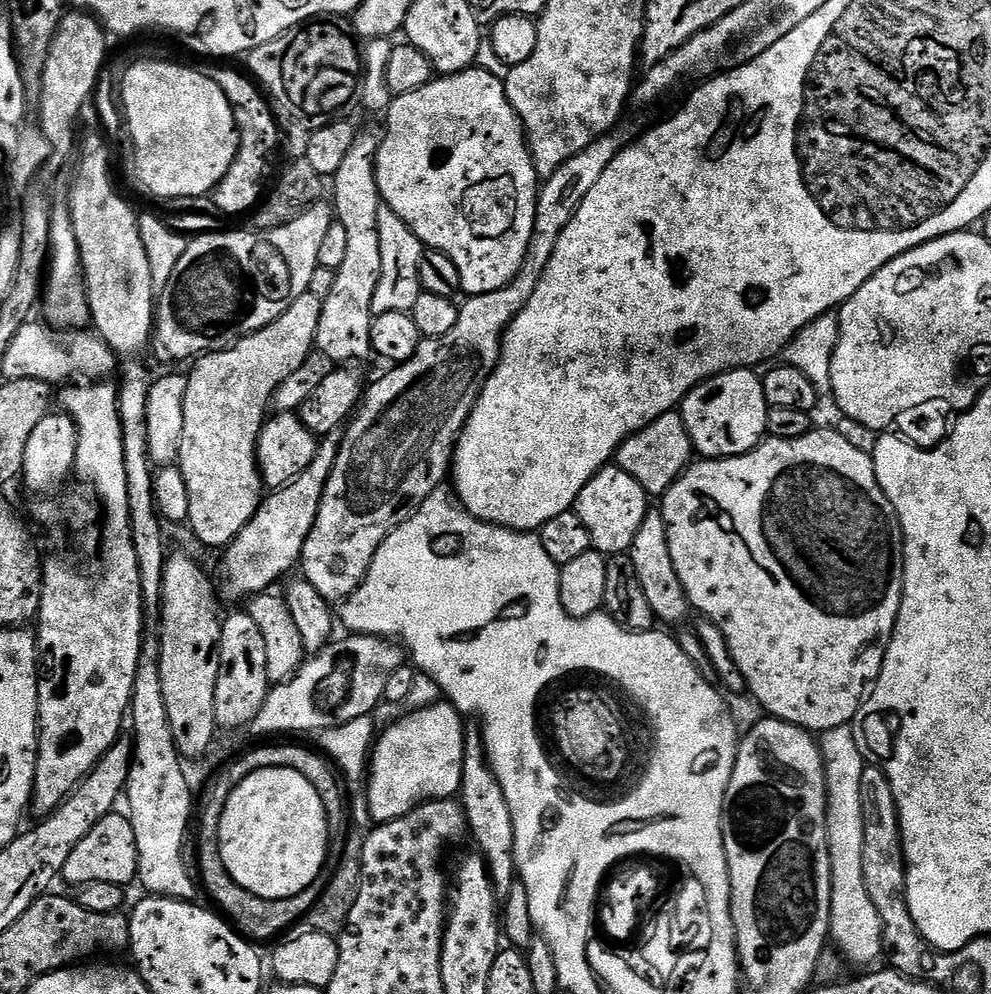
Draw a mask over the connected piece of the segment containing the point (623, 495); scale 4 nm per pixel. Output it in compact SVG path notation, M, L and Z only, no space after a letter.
M618 466L604 468L597 476L590 478L578 494L574 511L582 518L582 526L586 526L586 534L590 534L592 547L611 558L627 553L634 542L634 534L638 534L638 526L642 526L642 518L650 510L650 497L626 470Z

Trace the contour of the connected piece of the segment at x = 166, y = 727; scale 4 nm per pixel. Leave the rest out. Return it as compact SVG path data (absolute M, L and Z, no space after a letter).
M154 634L145 635L141 641L139 668L132 691L130 728L131 724L136 731L136 740L132 769L128 771L126 815L134 826L138 846L138 884L145 888L145 893L154 896L195 901L196 884L184 865L184 839L188 836L188 823L194 820L194 792L192 796L182 757L171 732L170 717L162 696L160 639Z

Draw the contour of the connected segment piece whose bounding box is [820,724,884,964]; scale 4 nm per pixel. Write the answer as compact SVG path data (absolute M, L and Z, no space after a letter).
M851 725L836 726L820 738L827 775L827 840L830 855L836 856L836 872L831 874L830 940L852 964L872 964L881 959L884 950L882 918L866 894L866 878L862 878L862 770L866 767L858 750Z

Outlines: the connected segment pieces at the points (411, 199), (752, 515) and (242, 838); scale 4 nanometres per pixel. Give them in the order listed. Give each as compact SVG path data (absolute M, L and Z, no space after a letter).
M475 66L464 72L456 72L452 76L440 76L434 78L422 90L414 90L414 94L402 94L395 97L386 113L388 129L382 132L380 148L376 151L376 181L380 191L380 199L423 243L425 249L434 252L445 252L458 266L458 278L460 279L460 290L468 296L478 294L490 294L494 290L502 290L502 286L516 277L522 262L526 258L526 250L530 246L530 238L534 230L534 214L536 213L536 197L538 195L538 177L536 167L532 161L532 155L528 149L528 141L524 139L524 127L515 110L510 106L506 98L504 81L494 78L486 70Z
M813 430L793 440L765 439L753 452L747 452L744 456L731 456L725 460L704 458L699 462L685 468L662 497L670 558L689 605L695 611L697 608L703 619L714 622L714 626L722 630L730 654L742 678L746 678L750 696L768 711L765 713L769 717L808 726L819 714L820 704L859 705L880 676L884 652L888 649L898 618L904 585L904 537L900 535L900 523L894 506L886 498L882 486L878 486L871 455L850 446L850 442L846 442L846 438L834 430Z
M263 768L247 776L230 794L222 810L222 822L214 835L235 887L263 900L276 901L298 895L322 876L328 863L328 812L322 798L318 798L318 790L292 768Z

